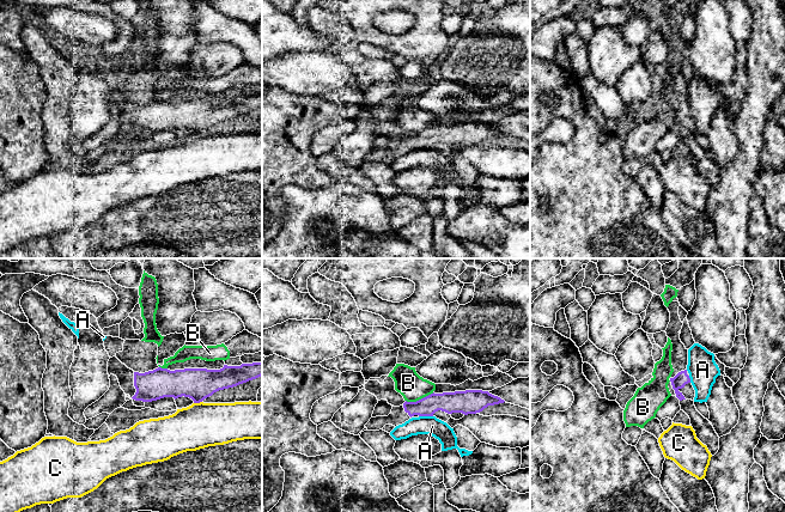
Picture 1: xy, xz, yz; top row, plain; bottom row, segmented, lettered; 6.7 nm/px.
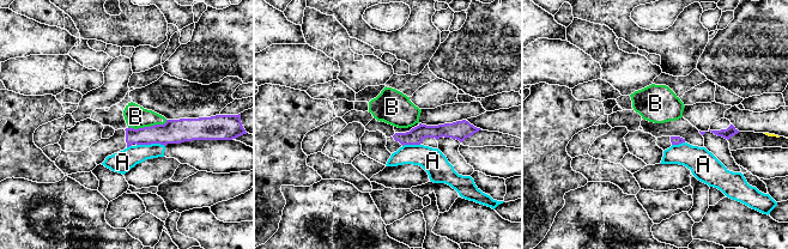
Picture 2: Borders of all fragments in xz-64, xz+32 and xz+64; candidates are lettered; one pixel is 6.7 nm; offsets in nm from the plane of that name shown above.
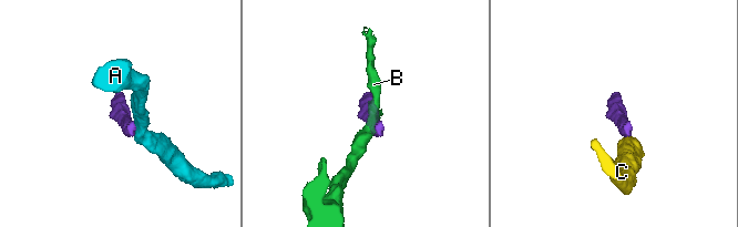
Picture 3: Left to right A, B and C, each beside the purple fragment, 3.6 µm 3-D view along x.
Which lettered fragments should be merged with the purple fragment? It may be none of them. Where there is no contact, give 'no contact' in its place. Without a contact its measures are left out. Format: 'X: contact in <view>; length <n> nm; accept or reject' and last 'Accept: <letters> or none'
A: contact in xz; length 100 nm; reject
B: contact in xz; length 200 nm; reject
C: contact in xy; length 60 nm; reject
Accept: none

